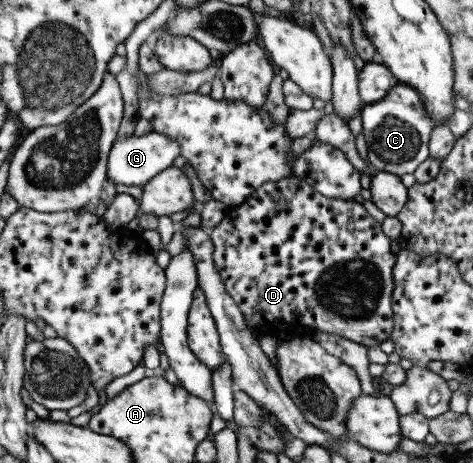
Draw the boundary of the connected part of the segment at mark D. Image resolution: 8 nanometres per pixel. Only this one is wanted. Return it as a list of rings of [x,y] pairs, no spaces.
[[[287,177],[275,182],[266,182],[258,186],[246,198],[246,202],[239,204],[237,207],[227,208],[224,213],[222,221],[213,228],[211,240],[212,262],[214,268],[222,280],[224,291],[234,301],[238,310],[244,317],[246,326],[255,331],[269,330],[281,322],[288,326],[297,328],[298,331],[309,330],[315,328],[320,332],[329,332],[330,334],[337,334],[346,340],[352,340],[356,344],[362,346],[374,346],[382,342],[382,340],[389,338],[392,330],[392,309],[391,309],[391,294],[393,290],[393,280],[391,275],[391,268],[394,264],[395,255],[390,252],[390,241],[388,237],[381,232],[381,224],[376,222],[372,216],[369,216],[362,204],[351,200],[338,200],[338,198],[326,198],[321,196],[314,188],[304,184],[302,180],[294,177]]]

